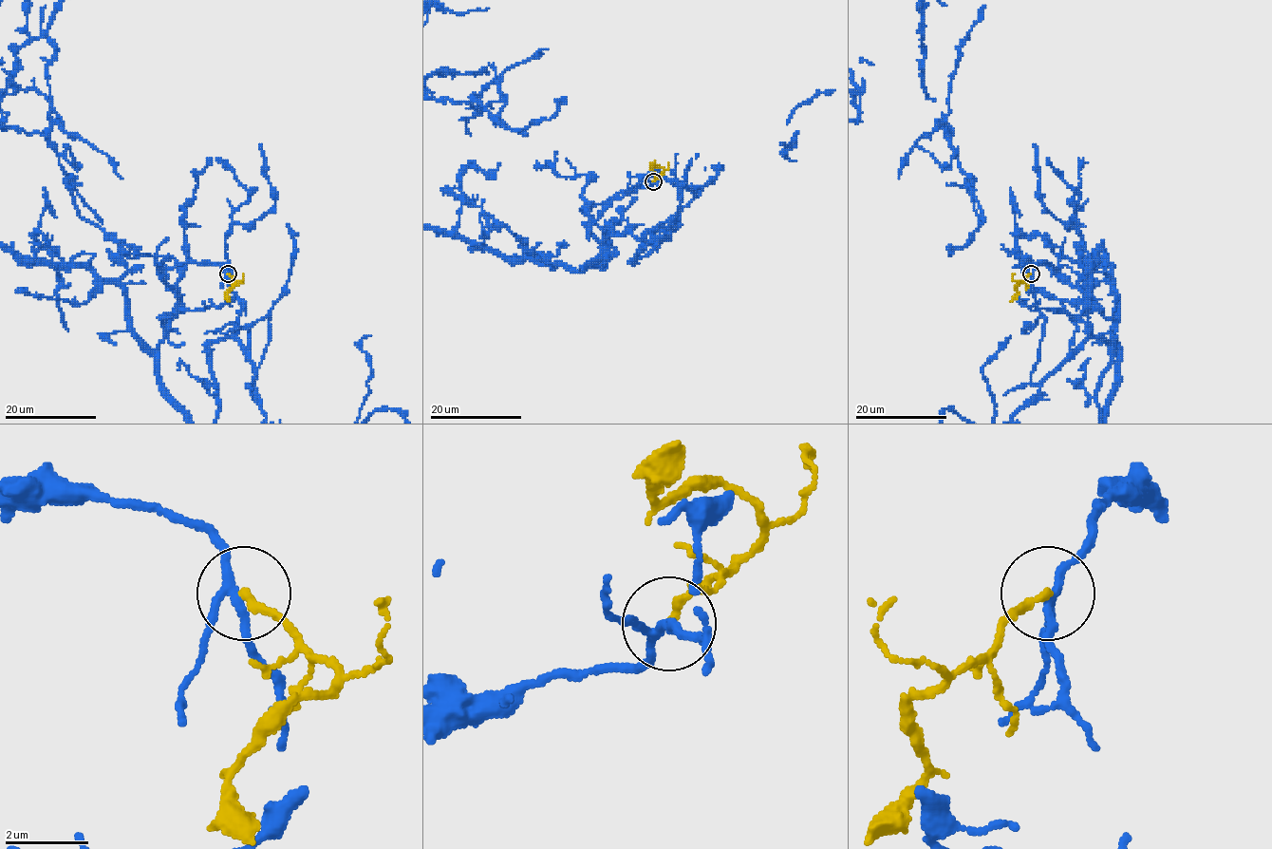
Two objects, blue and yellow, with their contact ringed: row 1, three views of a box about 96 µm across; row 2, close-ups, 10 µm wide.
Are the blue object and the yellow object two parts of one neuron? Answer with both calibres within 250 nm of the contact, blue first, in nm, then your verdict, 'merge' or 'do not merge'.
calibres 180 and 200 nm; do not merge

